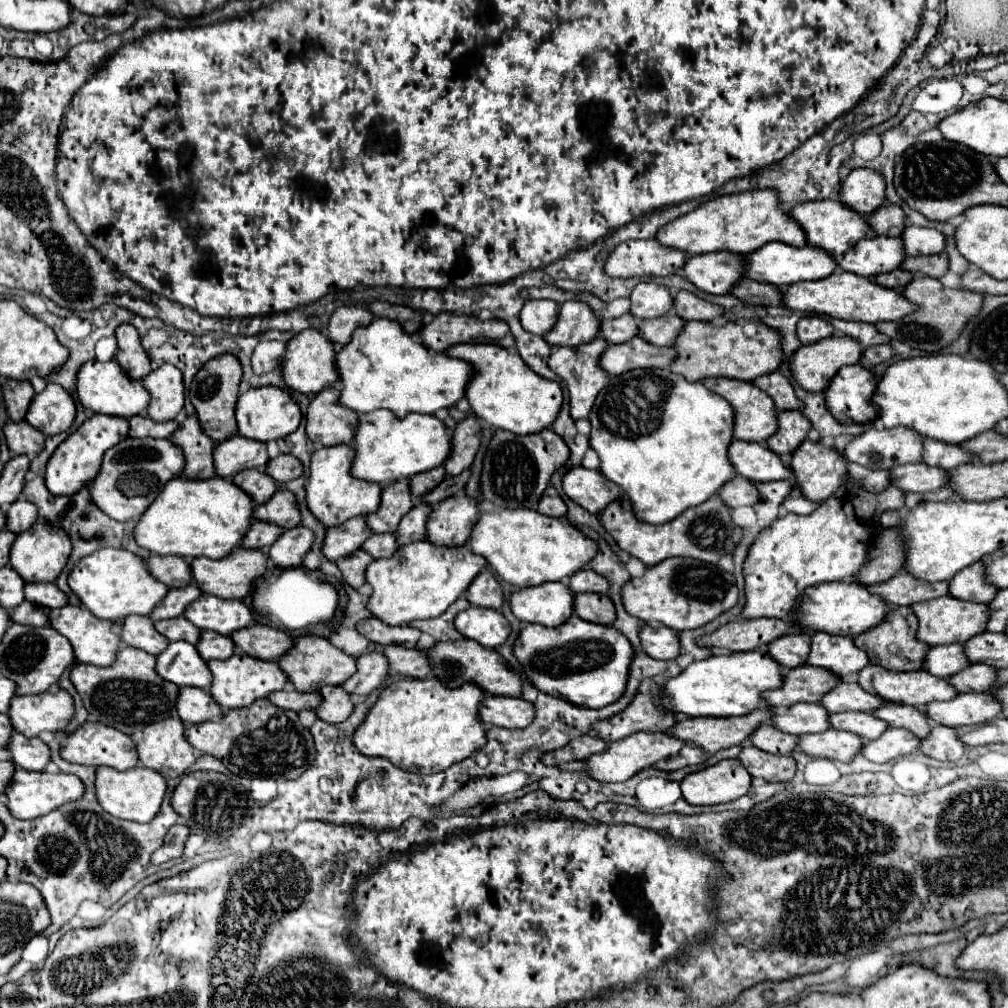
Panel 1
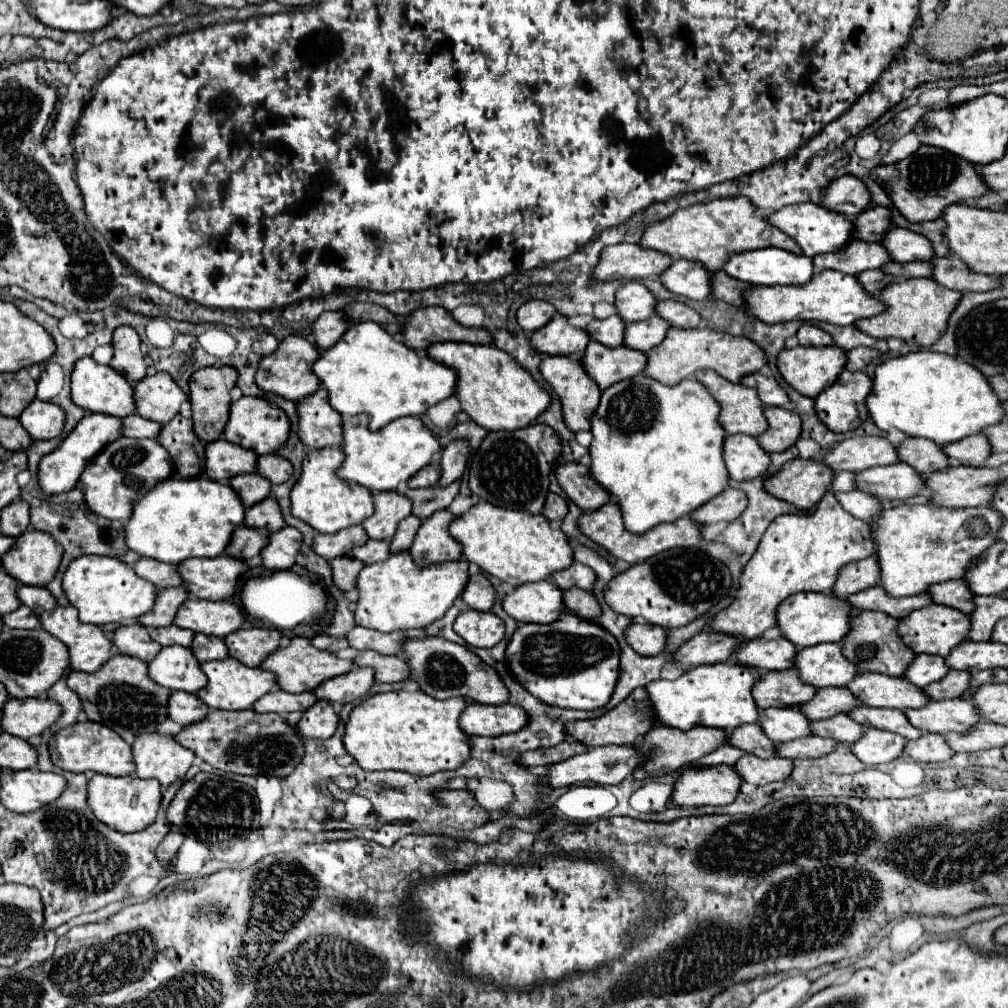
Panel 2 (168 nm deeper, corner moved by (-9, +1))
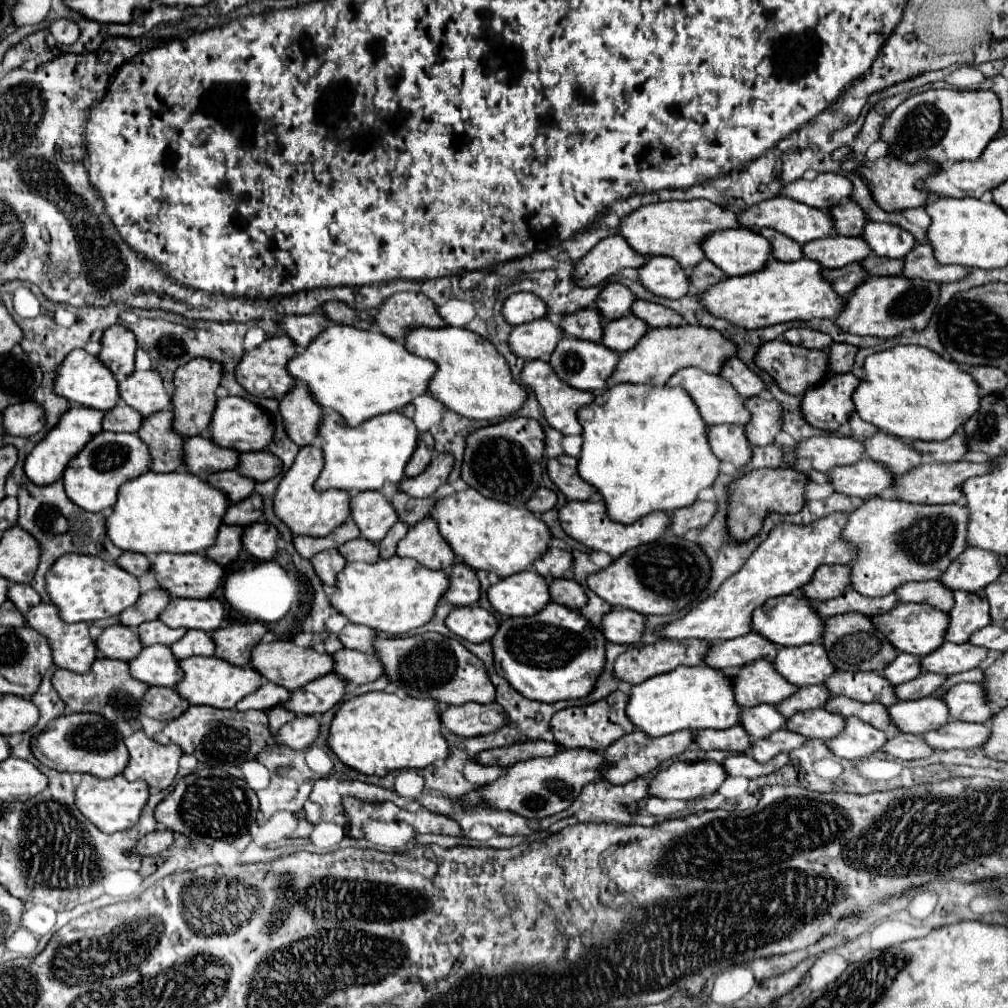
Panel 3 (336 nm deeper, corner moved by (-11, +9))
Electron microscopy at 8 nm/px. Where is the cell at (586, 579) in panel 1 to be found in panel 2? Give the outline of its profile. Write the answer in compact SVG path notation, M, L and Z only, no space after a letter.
M573 561L571 567L567 567L565 571L557 571L551 575L553 583L559 589L569 589L569 587L579 587L579 589L591 589L591 585L595 583L595 573L587 567L581 565L577 561Z

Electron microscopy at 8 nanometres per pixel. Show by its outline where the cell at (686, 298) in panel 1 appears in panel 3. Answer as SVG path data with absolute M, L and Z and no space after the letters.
M637 299L633 303L633 313L637 317L643 317L643 321L647 321L649 327L667 327L667 325L677 327L677 325L683 325L683 321L685 321L677 311L673 311L661 303L641 301L641 299Z

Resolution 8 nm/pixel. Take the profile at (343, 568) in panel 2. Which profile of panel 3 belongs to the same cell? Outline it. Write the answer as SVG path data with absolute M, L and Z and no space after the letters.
M321 551L319 555L315 555L311 559L319 579L329 585L335 587L337 585L337 573L343 571L343 567L347 565L347 561L343 559L343 555L339 551Z

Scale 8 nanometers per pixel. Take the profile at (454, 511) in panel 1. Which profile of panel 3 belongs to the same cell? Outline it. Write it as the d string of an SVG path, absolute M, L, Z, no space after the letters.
M425 517L407 531L405 539L397 545L397 555L411 557L429 569L445 571L449 571L455 561L455 555L449 543L439 533L439 527L435 525L433 517Z

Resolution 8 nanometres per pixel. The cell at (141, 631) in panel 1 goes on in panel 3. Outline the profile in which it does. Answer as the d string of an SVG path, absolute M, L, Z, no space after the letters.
M111 625L99 635L97 649L105 657L131 661L141 653L143 643L141 643L139 635L135 633L135 629L131 629L127 625Z

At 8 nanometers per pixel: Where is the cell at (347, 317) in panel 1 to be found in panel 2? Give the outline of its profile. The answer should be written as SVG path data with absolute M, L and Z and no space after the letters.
M329 311L329 313L319 315L319 319L311 327L315 347L319 351L331 347L333 343L337 343L337 339L341 339L341 335L347 331L347 327L349 327L349 321L345 321L345 315L341 311L335 311L335 313Z

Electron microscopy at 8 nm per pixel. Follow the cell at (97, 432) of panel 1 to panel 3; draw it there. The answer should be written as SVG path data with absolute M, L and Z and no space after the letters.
M71 407L57 423L55 429L51 429L47 433L47 437L43 441L39 441L33 451L27 455L25 459L25 473L33 483L39 485L47 485L47 483L55 483L63 477L69 461L79 455L79 451L97 435L103 431L103 411L97 409L87 409L87 407Z

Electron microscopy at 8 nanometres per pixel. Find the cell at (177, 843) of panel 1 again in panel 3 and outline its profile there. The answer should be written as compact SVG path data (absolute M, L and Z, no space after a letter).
M159 829L159 831L153 831L151 835L145 835L143 839L139 839L139 845L137 845L137 851L141 855L159 855L161 851L169 849L173 845L173 833L169 829Z

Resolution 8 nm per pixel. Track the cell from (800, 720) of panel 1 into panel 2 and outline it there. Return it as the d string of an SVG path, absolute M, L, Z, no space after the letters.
M797 707L765 709L759 715L759 725L773 743L785 743L791 739L807 737L811 733L809 719L805 719Z

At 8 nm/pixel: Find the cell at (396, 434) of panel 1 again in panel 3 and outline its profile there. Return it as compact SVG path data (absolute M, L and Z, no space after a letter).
M325 411L319 433L325 439L323 455L325 469L321 471L315 487L317 489L345 489L345 491L367 491L381 489L385 481L399 483L403 479L405 465L409 463L417 443L419 431L409 417L403 413L385 413L363 423L363 427L349 427L337 411Z

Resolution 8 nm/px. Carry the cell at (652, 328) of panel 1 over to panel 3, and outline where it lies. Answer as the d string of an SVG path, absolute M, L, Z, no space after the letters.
M627 315L621 319L609 321L605 325L603 345L613 347L619 353L629 351L631 347L635 347L639 343L639 339L647 333L647 329L649 329L649 325L635 315Z

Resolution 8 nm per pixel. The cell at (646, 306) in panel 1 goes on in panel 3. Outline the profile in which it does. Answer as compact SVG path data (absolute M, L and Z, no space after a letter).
M617 281L607 283L597 299L597 307L605 319L619 319L629 315L633 303L635 303L635 293Z

